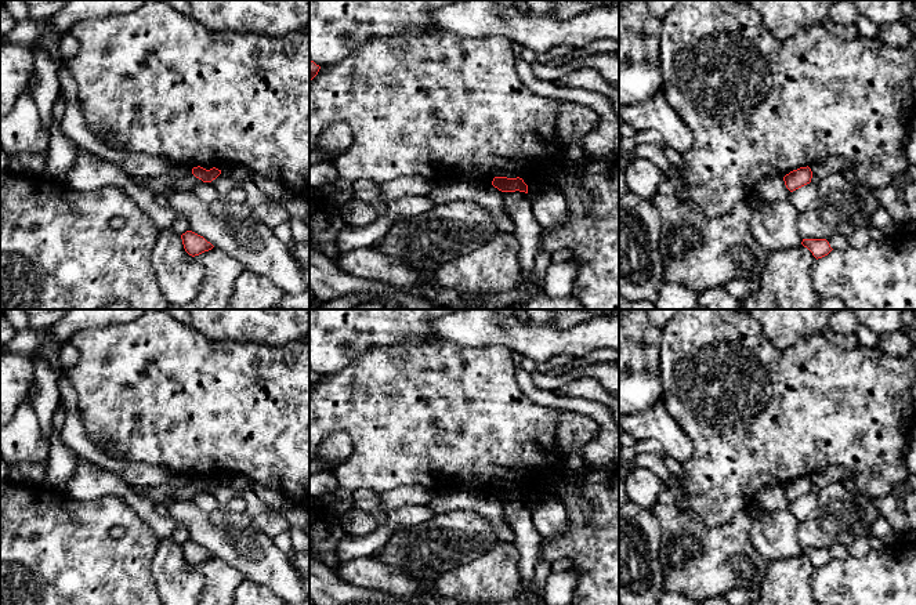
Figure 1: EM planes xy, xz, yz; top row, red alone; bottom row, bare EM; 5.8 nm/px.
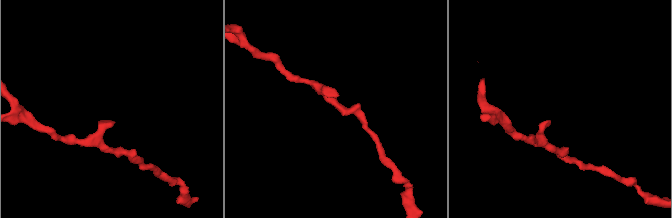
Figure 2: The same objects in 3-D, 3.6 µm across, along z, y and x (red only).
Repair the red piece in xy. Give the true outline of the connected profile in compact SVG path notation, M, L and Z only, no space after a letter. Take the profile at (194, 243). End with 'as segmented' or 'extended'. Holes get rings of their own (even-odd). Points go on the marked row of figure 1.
M187 231L185 233L182 233L181 239L182 239L185 251L192 257L199 256L204 251L209 251L214 247L203 236L195 233L192 231Z; as segmented

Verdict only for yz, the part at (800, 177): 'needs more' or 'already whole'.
already whole

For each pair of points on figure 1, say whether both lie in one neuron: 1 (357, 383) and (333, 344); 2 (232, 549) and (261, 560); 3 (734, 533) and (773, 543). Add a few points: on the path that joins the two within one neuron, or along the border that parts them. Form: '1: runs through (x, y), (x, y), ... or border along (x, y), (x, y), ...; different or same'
1: border along (375, 348), (366, 348), (348, 365), (323, 375); different
2: runs through (239, 549), (246, 549), (254, 555); same
3: border along (750, 520), (750, 544), (767, 561); different

